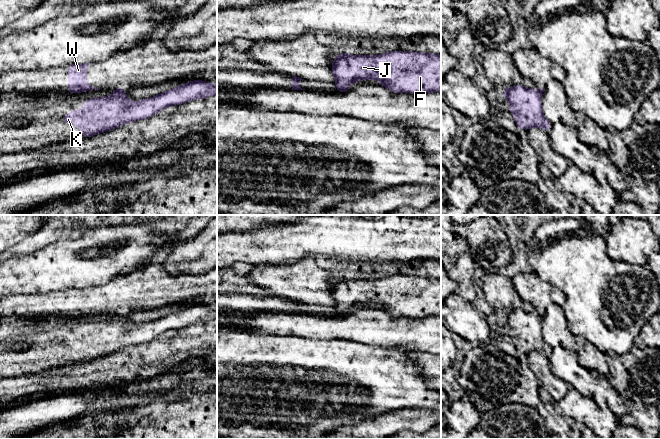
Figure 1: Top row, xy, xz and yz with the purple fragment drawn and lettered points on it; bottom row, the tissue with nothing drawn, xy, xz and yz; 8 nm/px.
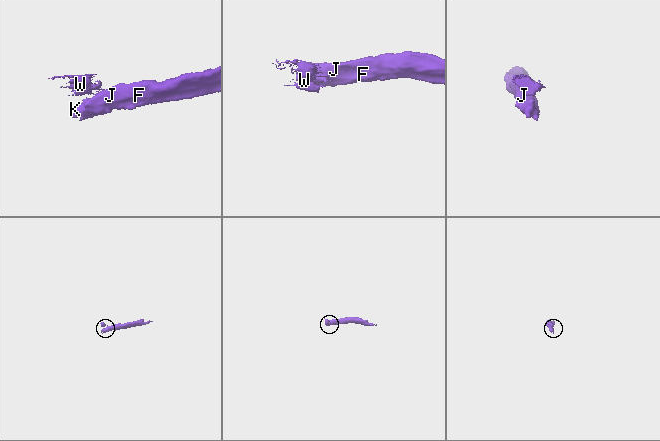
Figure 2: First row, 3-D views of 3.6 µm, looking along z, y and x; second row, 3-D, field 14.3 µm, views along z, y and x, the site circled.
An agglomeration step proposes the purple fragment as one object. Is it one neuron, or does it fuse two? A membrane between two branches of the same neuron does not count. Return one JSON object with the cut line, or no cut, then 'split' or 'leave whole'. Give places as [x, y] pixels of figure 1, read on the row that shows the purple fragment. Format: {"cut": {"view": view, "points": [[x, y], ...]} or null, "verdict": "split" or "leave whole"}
{"cut": {"view": "xy", "points": [[113, 90], [122, 91]]}, "verdict": "split"}

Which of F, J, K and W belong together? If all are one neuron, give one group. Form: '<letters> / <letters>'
F J K / W

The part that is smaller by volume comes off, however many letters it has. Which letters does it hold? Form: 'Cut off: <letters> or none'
Cut off: W

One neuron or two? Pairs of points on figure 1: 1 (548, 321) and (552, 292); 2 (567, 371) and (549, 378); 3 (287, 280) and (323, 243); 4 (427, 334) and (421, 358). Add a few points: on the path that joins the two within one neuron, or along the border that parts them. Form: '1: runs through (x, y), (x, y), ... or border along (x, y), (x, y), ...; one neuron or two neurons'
1: border along (561, 305), (550, 302), (541, 318); two neurons
2: border along (547, 356), (550, 362), (550, 370), (569, 385); two neurons
3: border along (314, 258), (295, 259), (285, 263); two neurons
4: border along (410, 351), (426, 351), (430, 353); two neurons

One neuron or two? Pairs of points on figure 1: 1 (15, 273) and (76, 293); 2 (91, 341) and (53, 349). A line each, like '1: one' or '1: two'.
1: two
2: one

